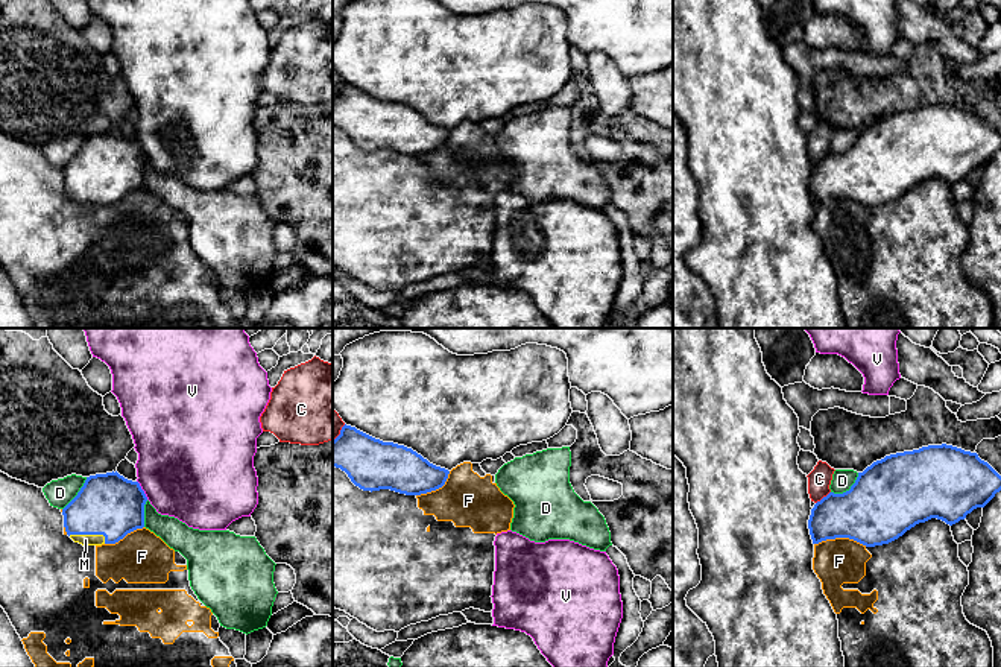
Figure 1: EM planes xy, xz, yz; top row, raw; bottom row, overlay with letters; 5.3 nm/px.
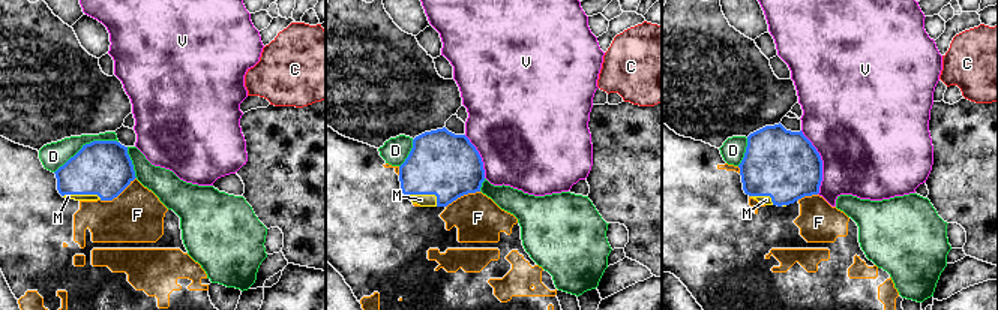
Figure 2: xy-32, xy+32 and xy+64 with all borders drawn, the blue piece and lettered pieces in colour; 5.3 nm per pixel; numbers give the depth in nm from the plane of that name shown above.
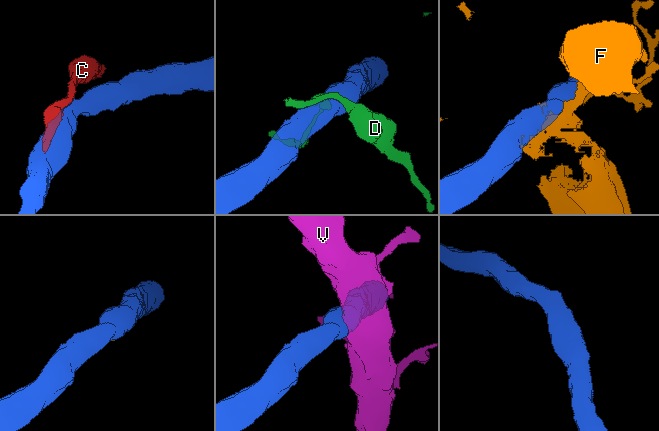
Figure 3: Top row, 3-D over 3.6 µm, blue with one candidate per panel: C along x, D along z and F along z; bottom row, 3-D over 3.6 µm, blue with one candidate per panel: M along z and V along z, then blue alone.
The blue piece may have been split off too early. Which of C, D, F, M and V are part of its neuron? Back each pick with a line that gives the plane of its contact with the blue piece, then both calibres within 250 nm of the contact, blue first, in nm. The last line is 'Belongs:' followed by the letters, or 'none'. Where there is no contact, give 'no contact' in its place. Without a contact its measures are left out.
M: meets blue in xy; 320 nm thick on the blue side, 60 nm on the other
Belongs: M

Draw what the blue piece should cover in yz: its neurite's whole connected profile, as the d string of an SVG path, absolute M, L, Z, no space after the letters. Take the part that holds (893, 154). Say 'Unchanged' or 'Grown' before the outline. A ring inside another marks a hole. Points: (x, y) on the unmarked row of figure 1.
Unchanged. M928 105L913 111L886 115L858 132L855 143L843 153L829 152L811 169L808 188L813 204L849 198L866 207L889 204L919 182L937 178L952 185L977 167L984 167L1001 150L1001 135L977 112L952 105Z

